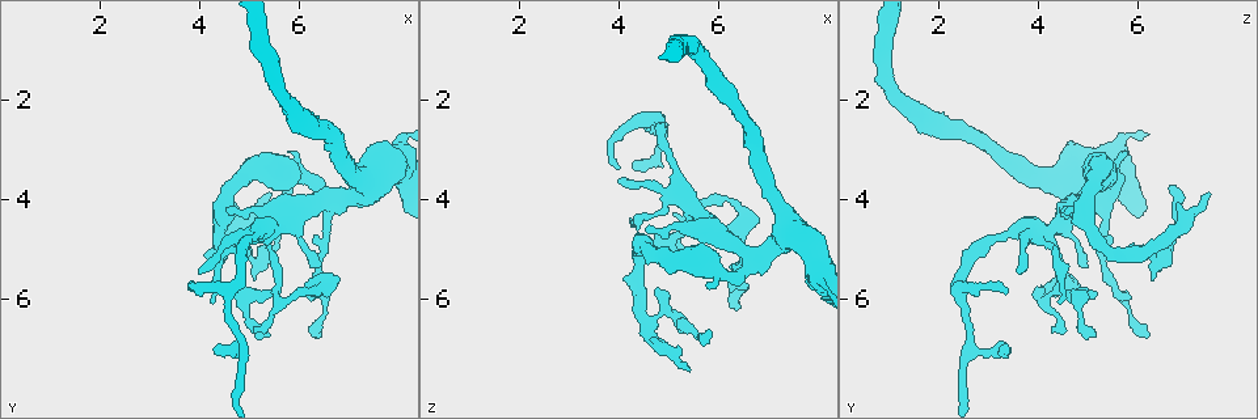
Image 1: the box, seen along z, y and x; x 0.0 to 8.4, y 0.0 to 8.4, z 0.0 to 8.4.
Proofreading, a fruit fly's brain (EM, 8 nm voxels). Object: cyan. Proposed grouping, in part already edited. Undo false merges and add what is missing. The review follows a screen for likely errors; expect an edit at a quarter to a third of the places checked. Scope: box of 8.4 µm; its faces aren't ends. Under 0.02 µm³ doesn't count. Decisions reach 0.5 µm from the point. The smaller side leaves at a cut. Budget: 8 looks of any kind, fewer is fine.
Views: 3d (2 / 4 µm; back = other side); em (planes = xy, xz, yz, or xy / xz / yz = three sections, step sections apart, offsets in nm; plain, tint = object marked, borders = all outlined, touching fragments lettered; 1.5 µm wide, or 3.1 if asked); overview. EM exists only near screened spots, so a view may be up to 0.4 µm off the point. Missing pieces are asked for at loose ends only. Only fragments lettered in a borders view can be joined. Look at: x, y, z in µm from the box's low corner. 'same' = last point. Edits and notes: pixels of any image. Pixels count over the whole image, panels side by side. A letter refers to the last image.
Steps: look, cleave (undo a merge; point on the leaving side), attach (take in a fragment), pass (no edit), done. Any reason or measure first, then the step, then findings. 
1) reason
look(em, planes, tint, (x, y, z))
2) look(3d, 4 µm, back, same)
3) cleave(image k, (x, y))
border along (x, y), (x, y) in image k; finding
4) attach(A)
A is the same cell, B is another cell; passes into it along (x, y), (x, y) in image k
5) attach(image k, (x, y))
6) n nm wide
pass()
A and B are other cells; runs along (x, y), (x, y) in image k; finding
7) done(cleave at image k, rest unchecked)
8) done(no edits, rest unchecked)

sharp bend
look(3d, 2 µm, (4.55, 4.90, 6.40))

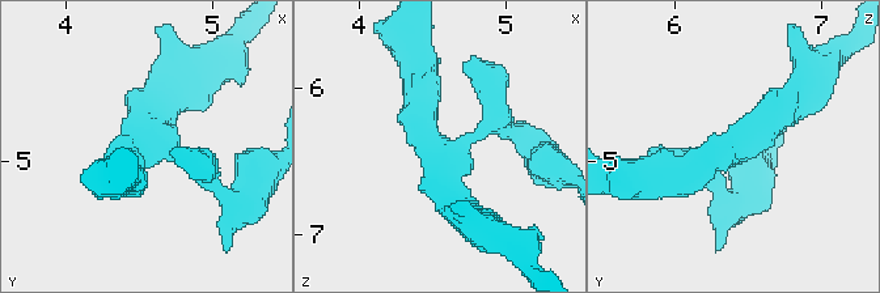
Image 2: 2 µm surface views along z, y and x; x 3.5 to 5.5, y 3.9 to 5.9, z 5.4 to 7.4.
look(em, xz, step 4, tint, (4.54, 4.94, 6.40))

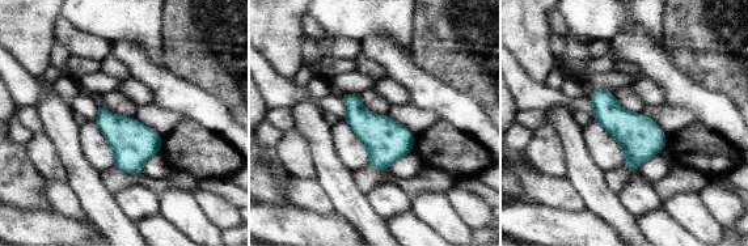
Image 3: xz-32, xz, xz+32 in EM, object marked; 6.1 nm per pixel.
look(em, planes, borders, same)

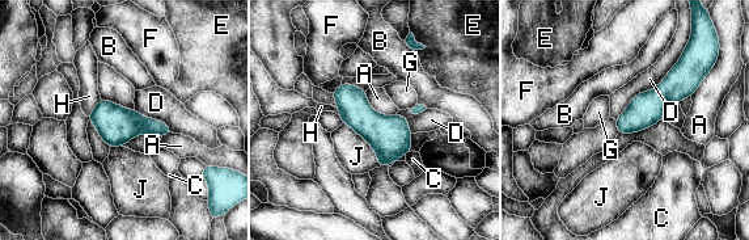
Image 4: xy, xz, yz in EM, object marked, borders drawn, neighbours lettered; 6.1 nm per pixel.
170 nm wide
pass()
A, B, C, D, E, F, G, H and J are other cells; border along (342, 122), (372, 148), (379, 167) in image 4; continuous, no second neuron

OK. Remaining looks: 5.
free end
look(em, planes, borders, (4.30, 7.00, 3.20))

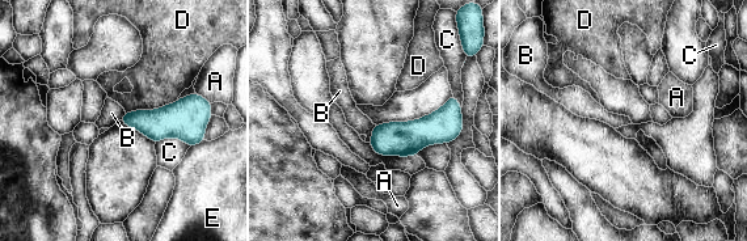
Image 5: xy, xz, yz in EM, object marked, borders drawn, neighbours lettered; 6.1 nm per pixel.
pass()
A, B, C, D and E are other cells; border along (375, 125), (370, 143) in image 5; none of them fits

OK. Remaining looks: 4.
closes a loop
look(em, planes, borders, (4.95, 4.25, 4.65))

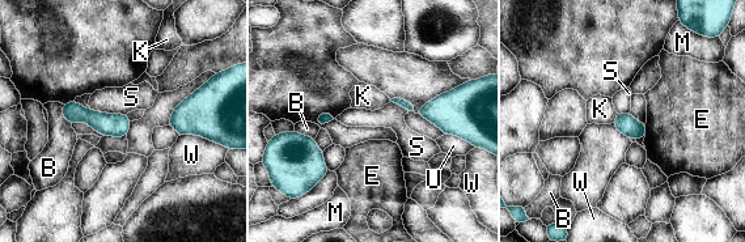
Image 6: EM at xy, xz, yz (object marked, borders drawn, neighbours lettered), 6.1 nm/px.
120 nm wide
pass()
B, E, K, M, S, U and W are other cells; all the same neuron

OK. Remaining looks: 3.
done(no edits, rest unchecked)

